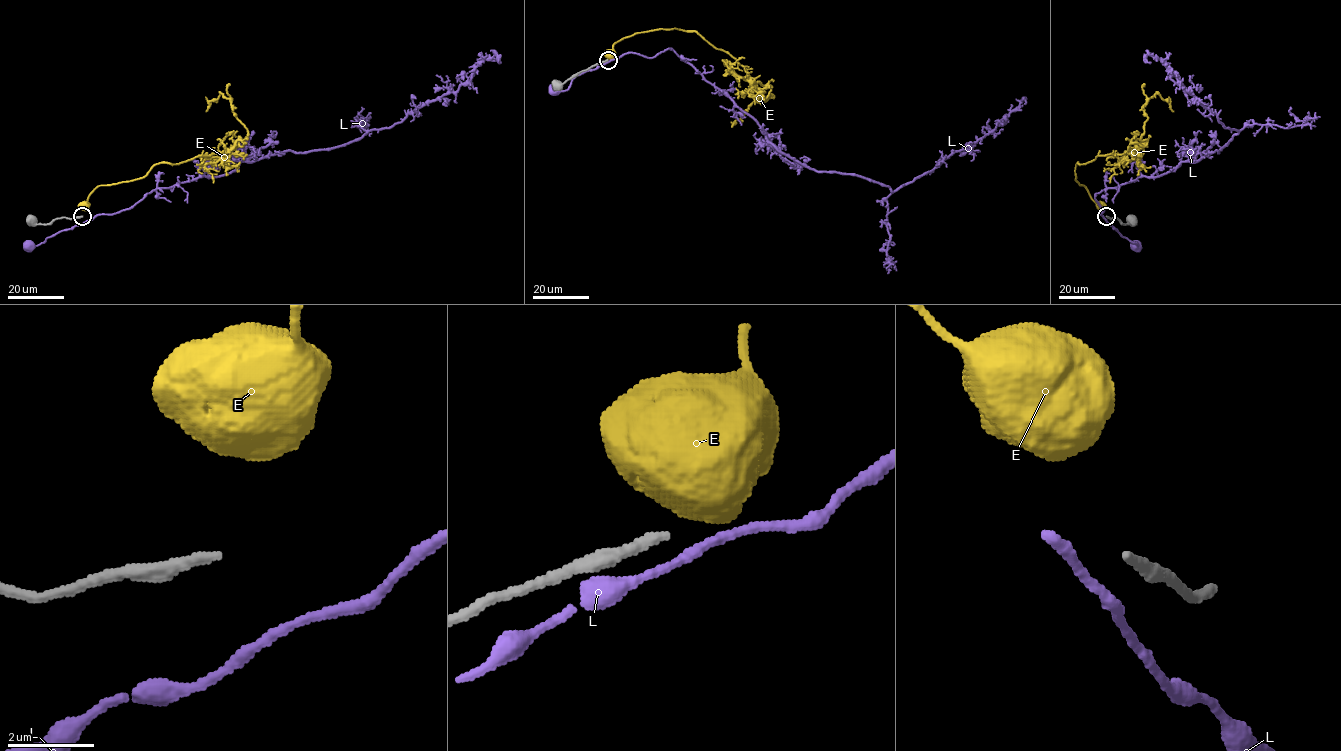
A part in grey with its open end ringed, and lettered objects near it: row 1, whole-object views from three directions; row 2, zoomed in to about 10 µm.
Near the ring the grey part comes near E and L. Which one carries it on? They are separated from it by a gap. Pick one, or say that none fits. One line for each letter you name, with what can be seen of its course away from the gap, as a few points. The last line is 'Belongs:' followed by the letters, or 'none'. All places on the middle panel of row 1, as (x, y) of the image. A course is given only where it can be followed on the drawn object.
Belongs: none

